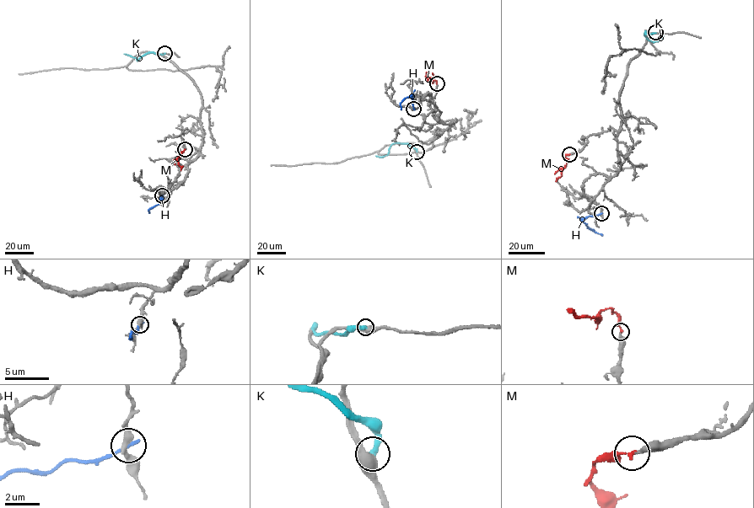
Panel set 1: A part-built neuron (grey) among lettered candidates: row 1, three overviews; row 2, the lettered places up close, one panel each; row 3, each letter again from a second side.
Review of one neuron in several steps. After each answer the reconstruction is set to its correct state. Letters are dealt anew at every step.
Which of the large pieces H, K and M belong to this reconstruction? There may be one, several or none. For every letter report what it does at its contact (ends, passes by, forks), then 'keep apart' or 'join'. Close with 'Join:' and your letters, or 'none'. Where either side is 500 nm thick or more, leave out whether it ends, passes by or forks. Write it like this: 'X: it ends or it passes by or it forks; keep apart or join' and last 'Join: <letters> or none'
H: it ends; keep apart
K: it ends; keep apart
M: it ends; join
Join: M

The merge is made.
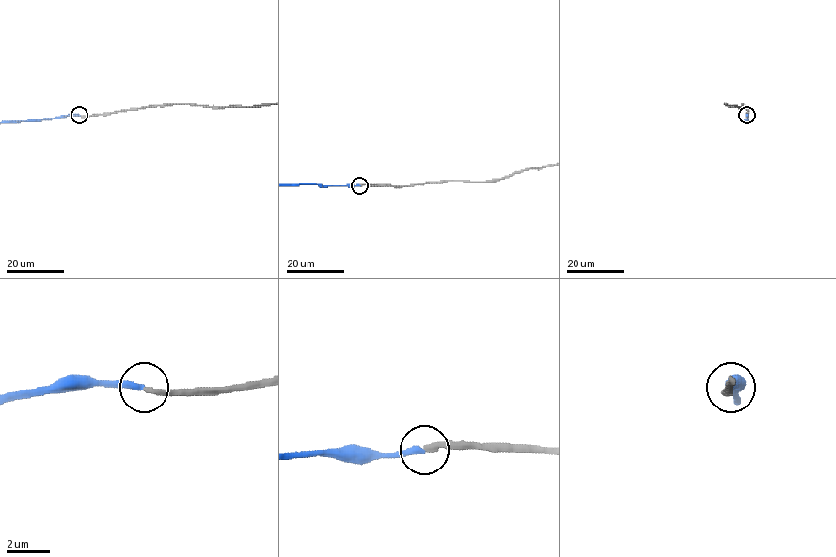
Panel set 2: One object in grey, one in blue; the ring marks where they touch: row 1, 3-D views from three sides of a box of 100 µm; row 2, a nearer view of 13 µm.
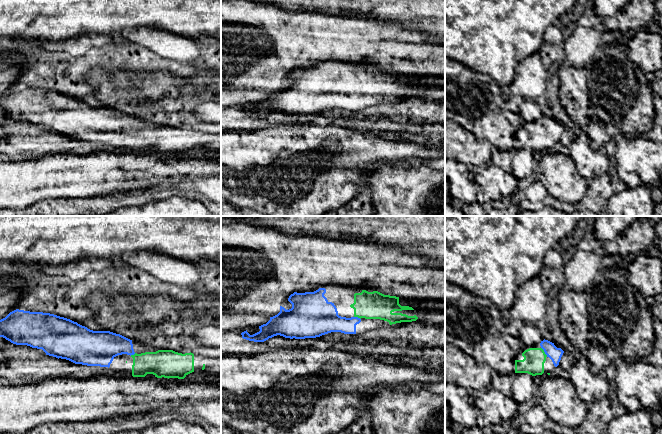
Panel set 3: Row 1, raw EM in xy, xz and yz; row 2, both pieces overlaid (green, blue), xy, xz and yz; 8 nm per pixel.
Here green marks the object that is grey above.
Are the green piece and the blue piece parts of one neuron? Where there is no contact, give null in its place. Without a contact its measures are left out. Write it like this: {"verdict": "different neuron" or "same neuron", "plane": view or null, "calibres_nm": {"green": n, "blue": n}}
{"verdict": "same neuron", "plane": "yz", "calibres_nm": {"green": 180, "blue": 110}}

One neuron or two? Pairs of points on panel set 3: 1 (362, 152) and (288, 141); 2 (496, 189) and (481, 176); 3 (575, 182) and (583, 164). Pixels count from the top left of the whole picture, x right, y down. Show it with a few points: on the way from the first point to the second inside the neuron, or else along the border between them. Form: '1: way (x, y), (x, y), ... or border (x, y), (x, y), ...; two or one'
1: way (344, 147), (323, 144), (321, 142), (306, 142); one
2: way (492, 185), (485, 178); one
3: border (568, 154), (576, 170), (586, 180); two

